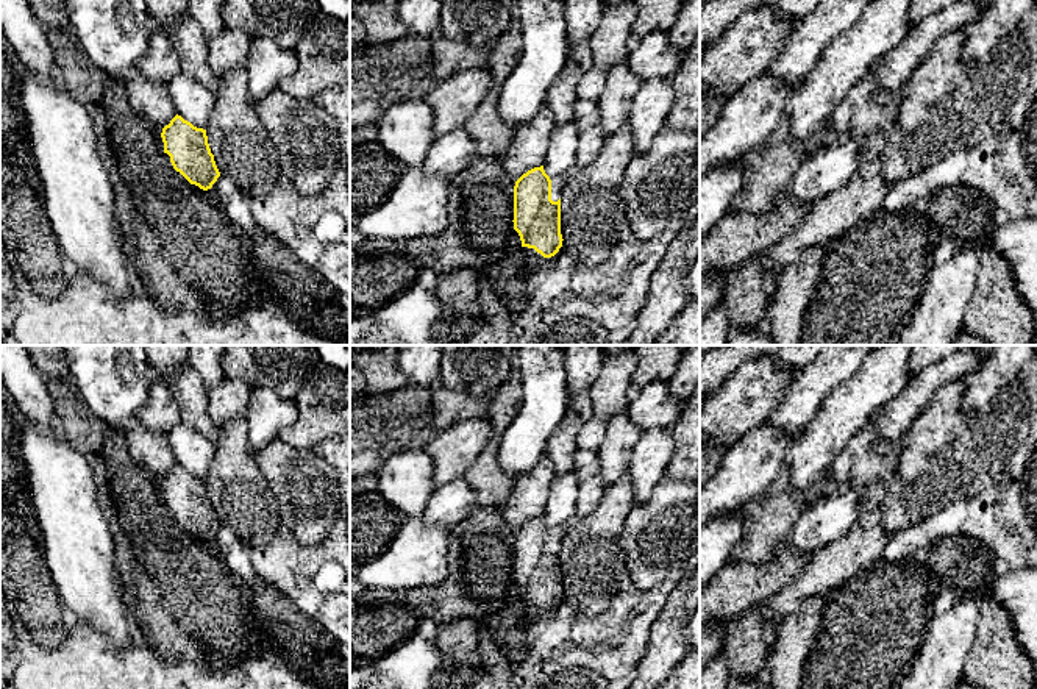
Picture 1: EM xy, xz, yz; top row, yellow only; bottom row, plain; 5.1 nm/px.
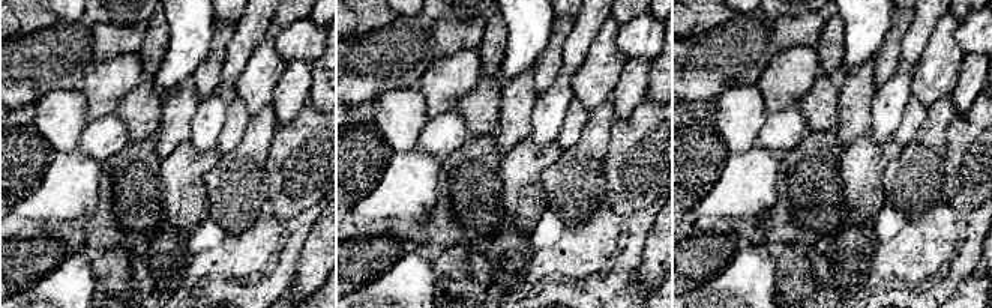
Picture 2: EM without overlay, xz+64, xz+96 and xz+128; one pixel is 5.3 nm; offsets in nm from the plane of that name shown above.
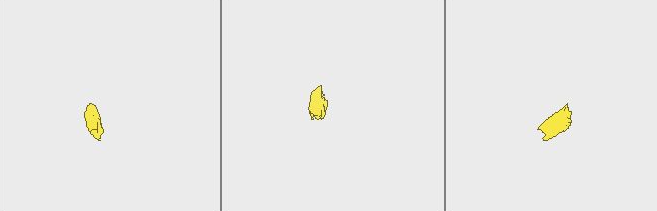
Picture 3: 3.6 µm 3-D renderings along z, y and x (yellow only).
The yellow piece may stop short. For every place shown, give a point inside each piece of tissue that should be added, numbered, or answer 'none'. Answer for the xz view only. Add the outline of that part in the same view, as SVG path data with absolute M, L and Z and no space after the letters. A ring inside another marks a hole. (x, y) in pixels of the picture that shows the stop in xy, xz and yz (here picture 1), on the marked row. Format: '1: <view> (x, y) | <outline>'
1: xz (558, 183) | M550 177L551 180L551 200L558 202L562 195L562 187L568 181L568 177Z
2: xz (533, 258) | M522 247L525 253L525 266L526 267L547 267L551 264L551 258L543 258L540 253L537 253L534 248Z

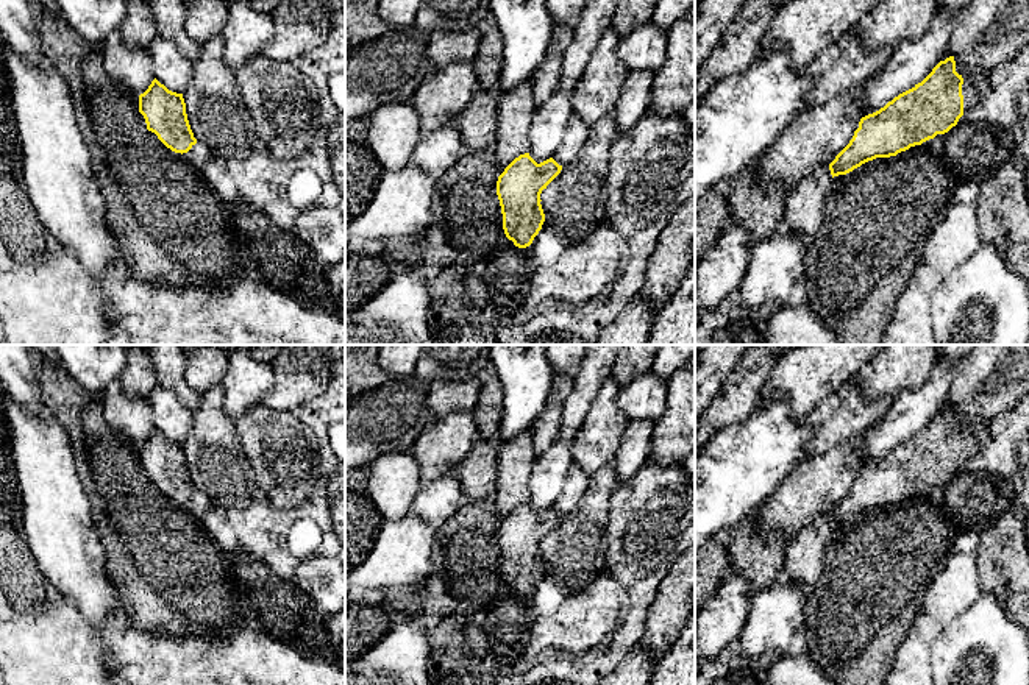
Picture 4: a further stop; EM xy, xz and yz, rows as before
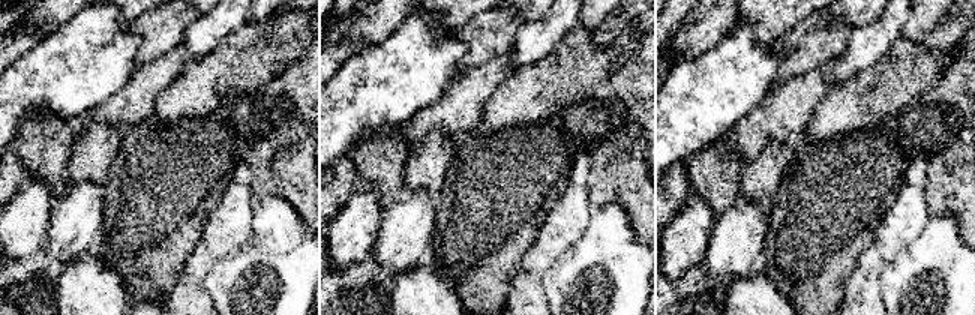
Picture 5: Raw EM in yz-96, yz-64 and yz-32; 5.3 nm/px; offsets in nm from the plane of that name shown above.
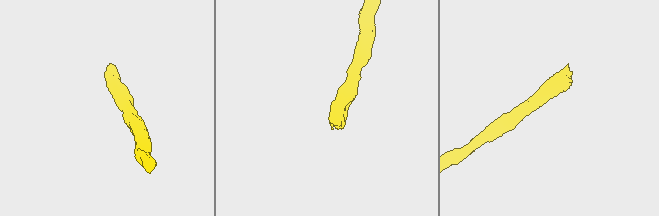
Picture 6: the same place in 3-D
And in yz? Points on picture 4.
1: yz (976, 81) | M956 64L956 72L963 78L963 114L973 111L979 95L992 95L995 86L1006 83L1010 75L1007 64L996 69L963 69L962 64Z

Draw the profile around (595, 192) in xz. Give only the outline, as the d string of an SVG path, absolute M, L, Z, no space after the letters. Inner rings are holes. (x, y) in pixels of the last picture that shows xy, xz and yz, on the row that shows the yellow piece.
M612 114L590 126L589 134L589 223L604 218L604 178L609 170L611 145L618 136Z

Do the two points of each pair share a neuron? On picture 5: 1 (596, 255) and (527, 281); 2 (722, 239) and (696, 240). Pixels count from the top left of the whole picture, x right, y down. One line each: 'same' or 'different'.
1: different
2: different

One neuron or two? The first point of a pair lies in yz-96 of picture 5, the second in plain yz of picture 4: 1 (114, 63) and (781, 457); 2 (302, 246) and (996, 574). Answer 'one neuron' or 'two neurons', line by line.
1: one neuron
2: two neurons

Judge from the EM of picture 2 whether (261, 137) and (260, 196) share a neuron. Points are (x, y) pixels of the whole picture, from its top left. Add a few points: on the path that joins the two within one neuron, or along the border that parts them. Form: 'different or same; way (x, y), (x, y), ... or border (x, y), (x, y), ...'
same; way (260, 152), (260, 181)

